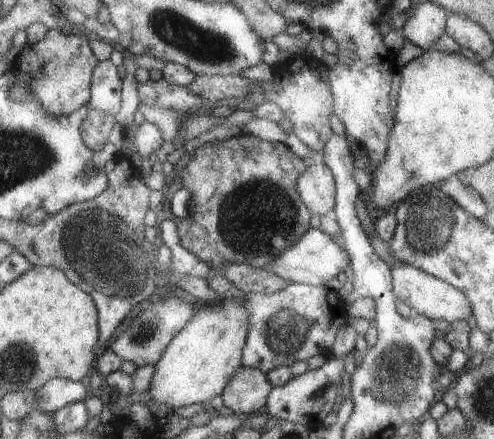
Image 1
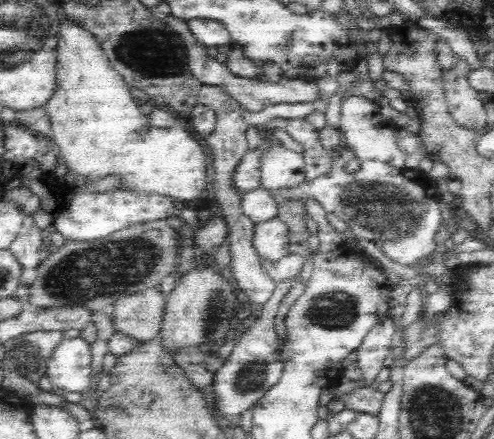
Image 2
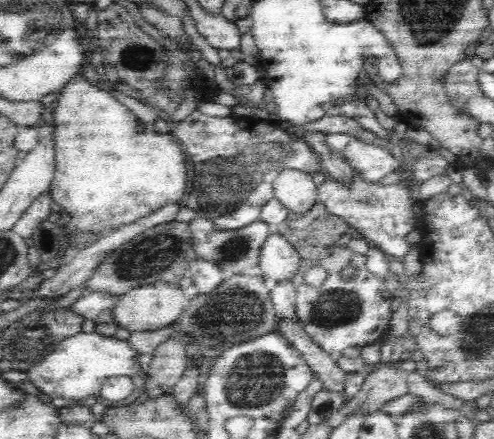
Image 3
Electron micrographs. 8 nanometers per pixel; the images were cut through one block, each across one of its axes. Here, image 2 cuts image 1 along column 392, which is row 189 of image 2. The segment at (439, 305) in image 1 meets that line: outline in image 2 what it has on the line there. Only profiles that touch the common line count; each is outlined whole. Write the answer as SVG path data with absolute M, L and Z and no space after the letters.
M274 144L270 152L264 156L260 166L262 190L296 190L306 182L306 164L304 154L296 154L282 144Z

